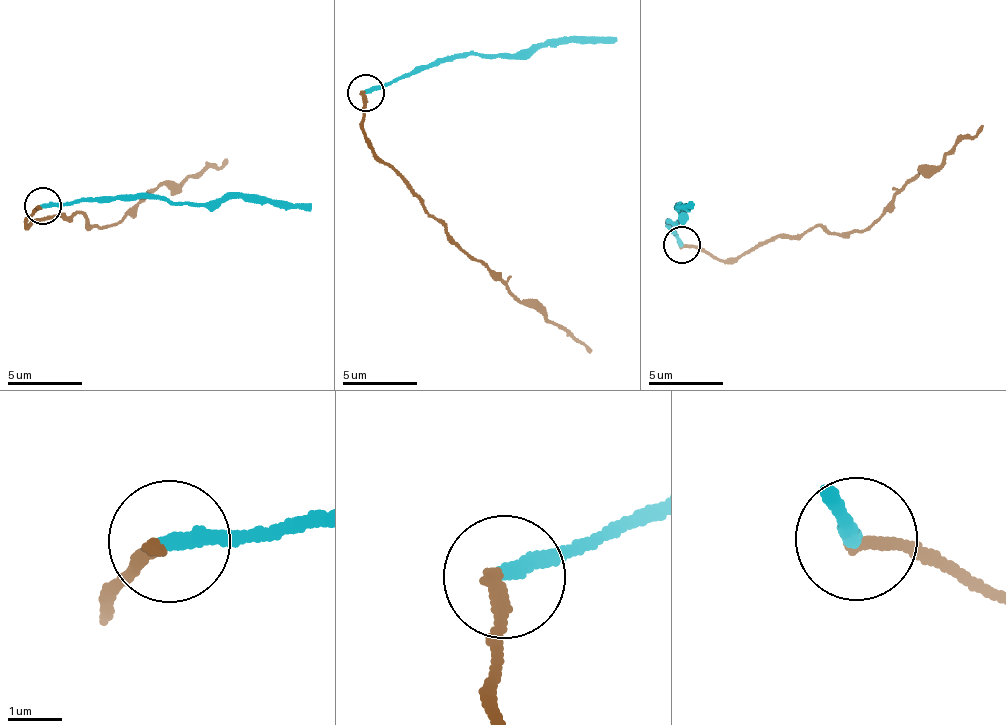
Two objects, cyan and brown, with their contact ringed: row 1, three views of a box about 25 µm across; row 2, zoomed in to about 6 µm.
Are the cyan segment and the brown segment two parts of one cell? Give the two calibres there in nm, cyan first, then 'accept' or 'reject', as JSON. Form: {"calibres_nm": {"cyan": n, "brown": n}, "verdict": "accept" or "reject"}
{"calibres_nm": {"cyan": 300, "brown": 260}, "verdict": "reject"}

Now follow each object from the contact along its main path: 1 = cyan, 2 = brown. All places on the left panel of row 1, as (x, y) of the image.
1: (41, 207), (145, 197), (221, 204), (243, 199), (301, 204), (310, 211)
2: (41, 207), (24, 224), (70, 220), (80, 212), (102, 226), (124, 221), (159, 187), (178, 189), (225, 160)

